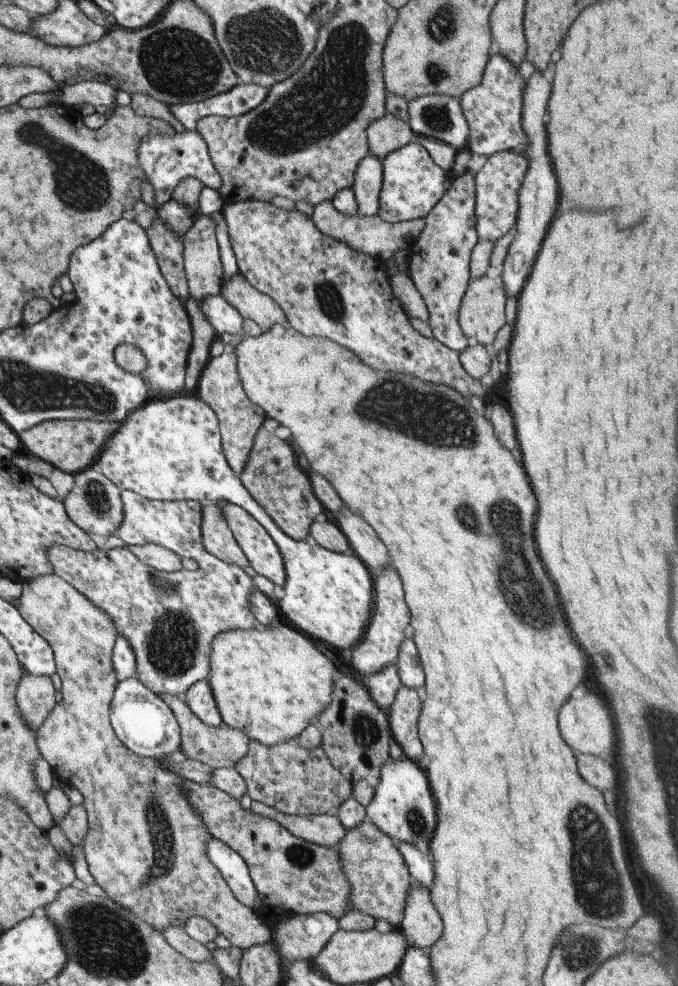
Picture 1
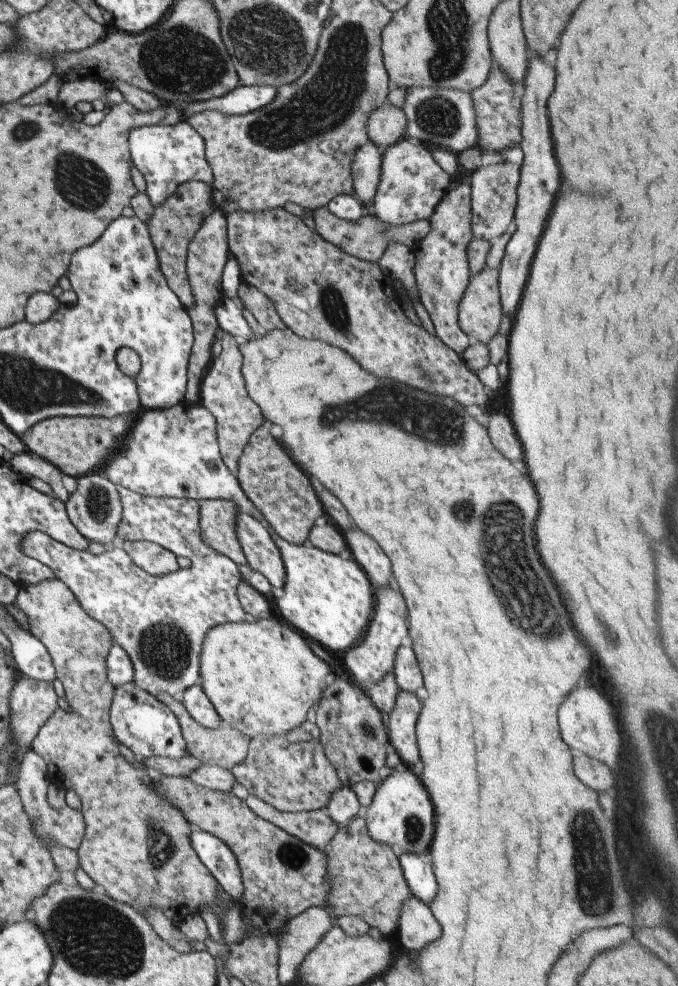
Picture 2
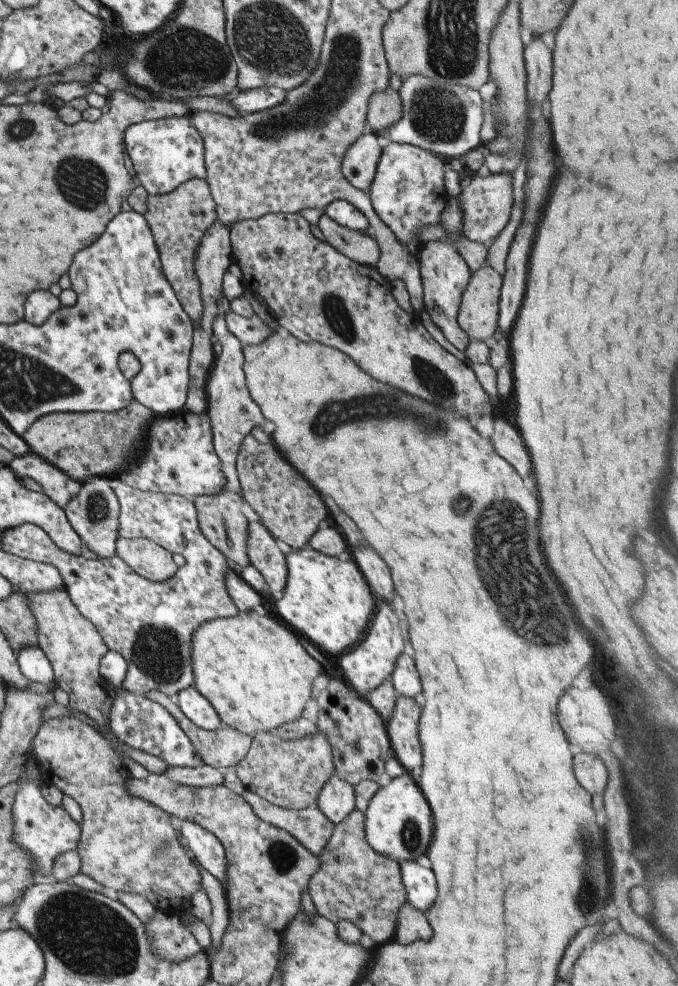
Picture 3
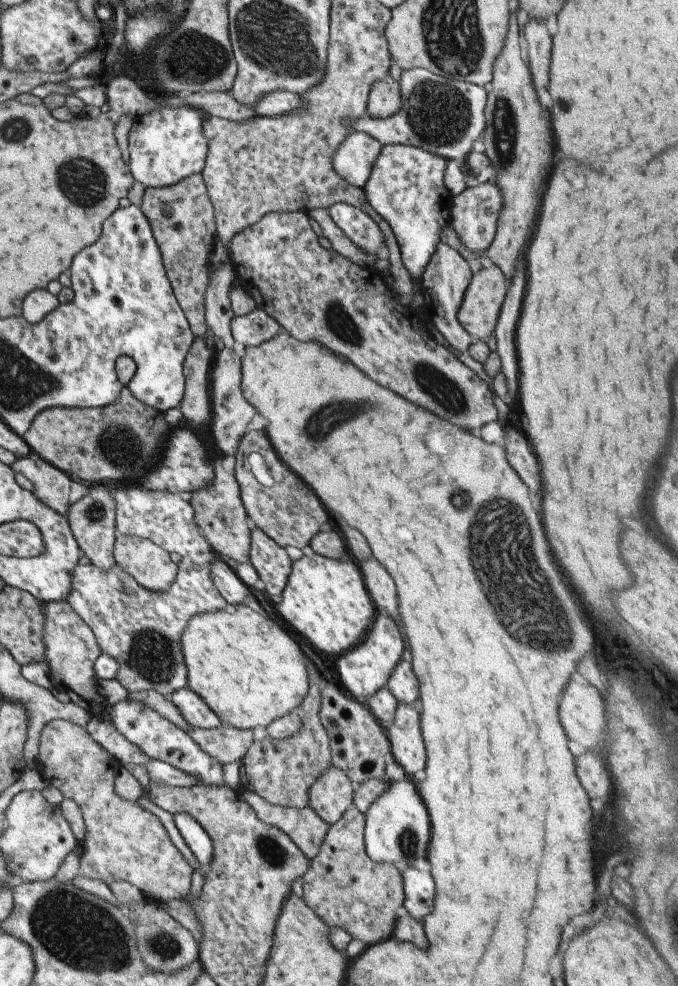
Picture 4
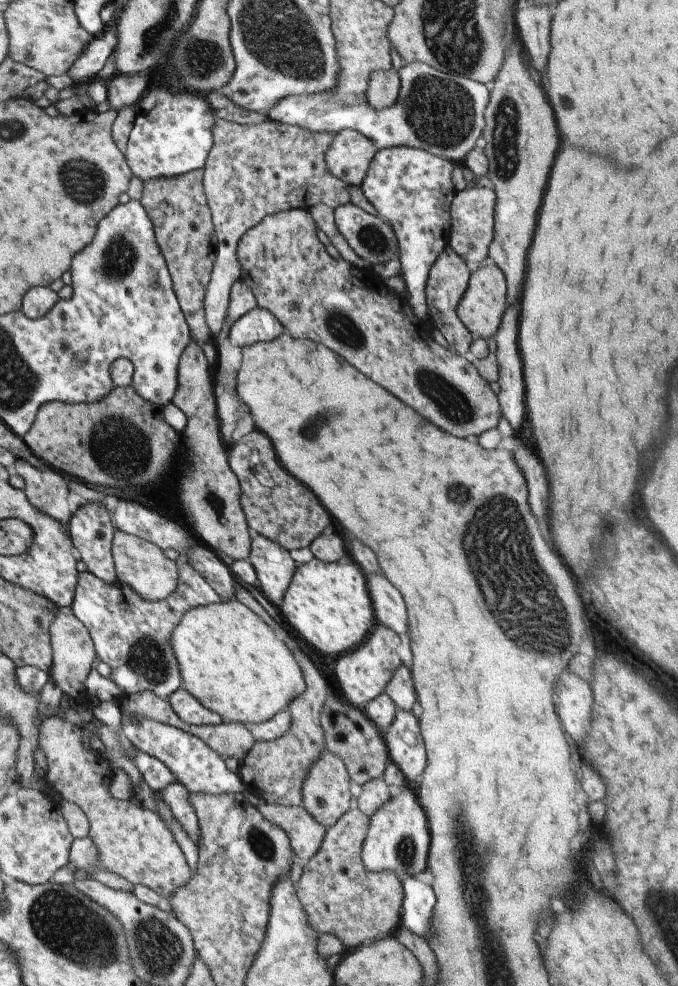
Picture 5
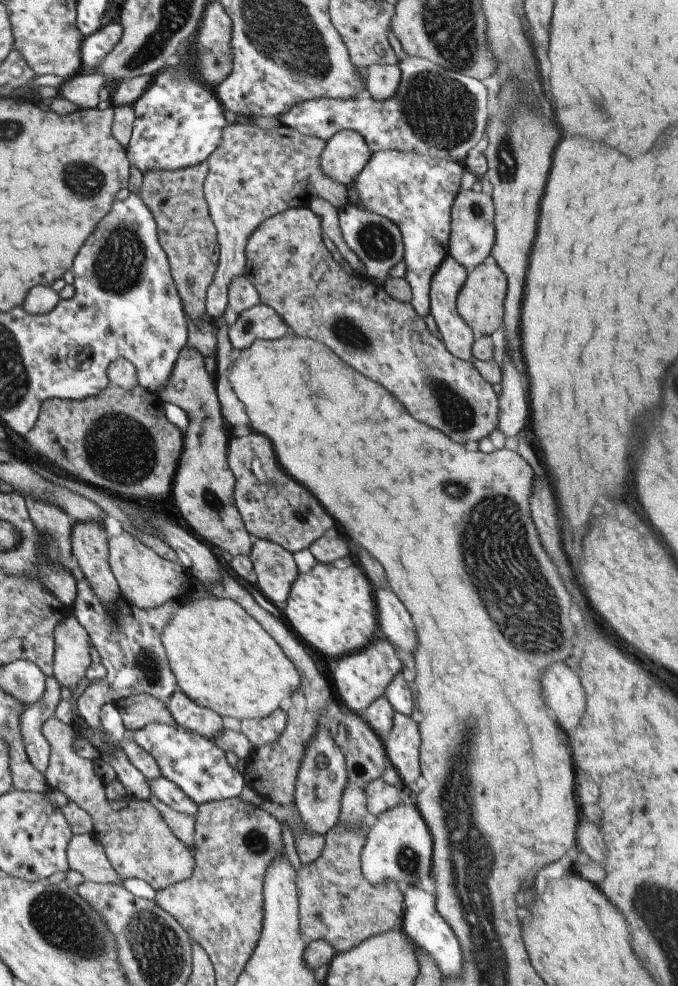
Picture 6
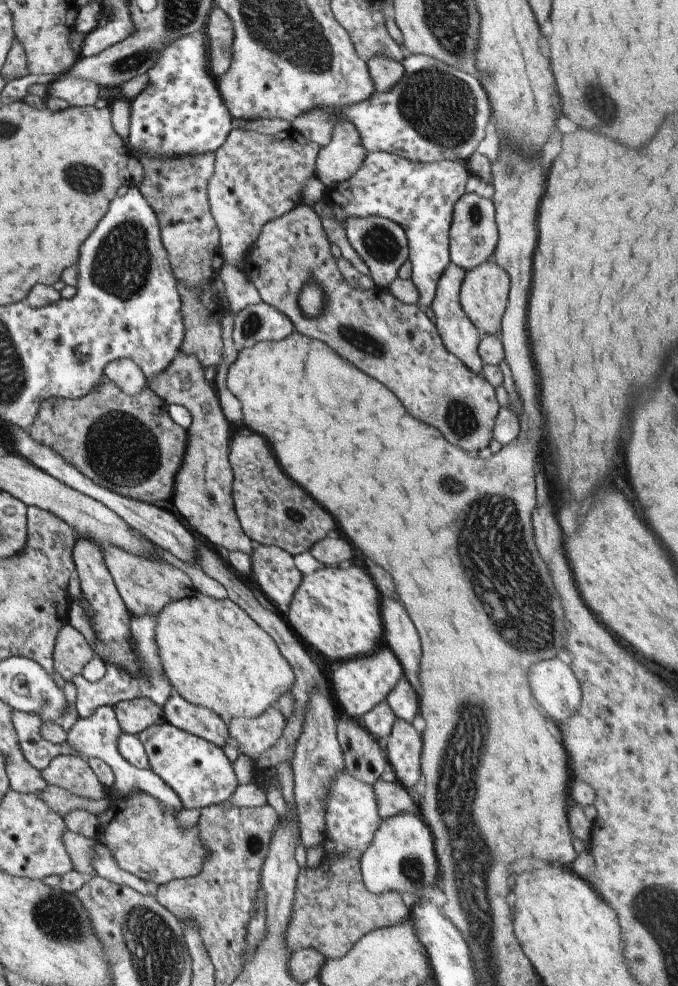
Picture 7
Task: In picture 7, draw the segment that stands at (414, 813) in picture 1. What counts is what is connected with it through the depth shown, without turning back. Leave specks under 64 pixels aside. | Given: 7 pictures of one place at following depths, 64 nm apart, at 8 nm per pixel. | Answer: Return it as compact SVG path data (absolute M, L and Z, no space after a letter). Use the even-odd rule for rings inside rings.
M411 812L382 818L369 846L361 852L358 861L363 884L371 894L395 890L414 902L415 898L424 898L425 886L436 882L437 865L430 830L421 818Z

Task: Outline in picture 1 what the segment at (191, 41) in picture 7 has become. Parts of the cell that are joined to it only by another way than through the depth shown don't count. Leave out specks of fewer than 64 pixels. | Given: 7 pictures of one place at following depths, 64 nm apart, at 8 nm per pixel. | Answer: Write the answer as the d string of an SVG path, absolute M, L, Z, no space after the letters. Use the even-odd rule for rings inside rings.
M185 130L181 134L173 133L173 136L149 134L149 136L143 136L137 144L139 144L137 162L139 162L141 170L143 170L143 178L153 188L155 209L163 206L170 199L175 186L187 176L197 178L202 182L203 186L213 188L217 192L221 188L221 178L219 178L219 174L217 174L209 160L205 142L197 132Z

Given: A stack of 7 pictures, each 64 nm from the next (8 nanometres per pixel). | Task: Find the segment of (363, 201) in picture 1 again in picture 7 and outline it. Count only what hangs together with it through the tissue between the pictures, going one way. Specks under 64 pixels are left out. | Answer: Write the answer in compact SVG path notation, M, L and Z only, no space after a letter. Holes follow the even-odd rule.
M337 120L328 143L321 147L315 177L324 187L345 182L359 170L365 155L355 128L347 120Z

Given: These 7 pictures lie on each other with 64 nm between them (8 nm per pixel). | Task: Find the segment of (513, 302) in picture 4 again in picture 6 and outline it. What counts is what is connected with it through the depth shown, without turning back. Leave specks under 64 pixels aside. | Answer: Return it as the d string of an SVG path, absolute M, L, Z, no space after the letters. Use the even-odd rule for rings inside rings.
M504 344L504 361L501 368L501 380L499 382L501 389L498 394L498 413L497 413L497 430L505 436L506 440L515 436L523 422L525 422L525 392L521 390L521 378L511 360L507 360L507 350Z

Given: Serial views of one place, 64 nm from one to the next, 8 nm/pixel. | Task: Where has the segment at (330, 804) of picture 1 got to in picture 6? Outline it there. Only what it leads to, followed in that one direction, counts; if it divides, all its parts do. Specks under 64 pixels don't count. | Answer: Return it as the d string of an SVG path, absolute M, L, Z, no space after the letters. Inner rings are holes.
M223 565L222 567L224 567L223 576L221 576L219 582L221 582L225 597L237 602L279 644L279 648L283 650L287 660L290 660L291 664L295 666L295 670L301 678L299 688L293 692L285 705L286 725L283 732L275 742L252 749L250 756L244 760L245 768L242 772L245 786L251 788L261 799L267 799L274 804L290 805L295 800L295 796L293 796L295 776L297 776L297 770L299 770L299 764L301 764L301 758L303 758L303 750L311 742L311 738L317 730L320 714L324 710L326 702L331 698L330 688L323 676L317 672L315 664L311 661L301 643L295 639L295 634L288 629L287 624L286 626L283 625L280 620L261 608L249 595L249 592L235 580L235 576L230 573L226 566Z

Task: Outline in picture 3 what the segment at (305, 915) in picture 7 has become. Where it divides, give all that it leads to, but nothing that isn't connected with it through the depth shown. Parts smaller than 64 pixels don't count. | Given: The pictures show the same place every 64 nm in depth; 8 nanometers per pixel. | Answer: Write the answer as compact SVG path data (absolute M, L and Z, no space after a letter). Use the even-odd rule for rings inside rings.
M359 809L353 810L345 820L334 825L333 832L318 854L319 870L309 878L307 894L315 912L333 923L339 920L353 922L361 930L361 935L369 936L376 946L393 939L396 929L397 911L406 902L406 892L401 882L398 863L387 856L375 854L364 836L364 818Z

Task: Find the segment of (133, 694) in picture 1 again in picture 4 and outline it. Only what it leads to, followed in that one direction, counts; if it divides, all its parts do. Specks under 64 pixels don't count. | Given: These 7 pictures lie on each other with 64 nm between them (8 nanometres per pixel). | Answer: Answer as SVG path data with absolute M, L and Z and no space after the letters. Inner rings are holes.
M128 697L120 700L110 706L108 720L127 742L135 745L148 758L167 763L177 770L183 770L185 774L191 774L197 780L197 785L227 787L223 780L223 768L213 758L209 758L184 730L177 728L145 704L133 702Z

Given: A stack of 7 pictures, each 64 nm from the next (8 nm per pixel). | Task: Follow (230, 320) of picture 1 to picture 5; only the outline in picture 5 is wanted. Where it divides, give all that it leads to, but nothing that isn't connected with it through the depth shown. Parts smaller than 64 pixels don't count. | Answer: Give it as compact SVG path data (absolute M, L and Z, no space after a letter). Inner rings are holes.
M255 305L229 326L225 337L228 342L239 347L255 344L257 340L273 340L285 330L275 320L275 316Z

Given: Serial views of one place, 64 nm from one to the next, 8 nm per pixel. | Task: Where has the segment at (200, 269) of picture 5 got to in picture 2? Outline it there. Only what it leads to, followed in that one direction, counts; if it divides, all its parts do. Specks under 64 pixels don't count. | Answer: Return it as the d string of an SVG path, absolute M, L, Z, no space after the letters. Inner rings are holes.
M185 181L175 188L173 194L165 202L155 206L151 218L146 222L147 234L149 234L153 250L159 261L159 270L163 274L167 286L185 310L193 308L193 304L195 304L191 286L189 286L187 274L185 274L187 246L189 246L189 240L193 238L193 234L197 232L199 224L211 214L211 199L210 185L199 181Z

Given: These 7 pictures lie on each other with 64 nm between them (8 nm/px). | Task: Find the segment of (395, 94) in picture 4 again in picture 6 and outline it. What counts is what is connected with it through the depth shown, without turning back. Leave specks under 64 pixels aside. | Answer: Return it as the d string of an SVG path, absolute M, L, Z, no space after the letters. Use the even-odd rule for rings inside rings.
M370 64L364 70L365 94L371 100L387 100L395 94L401 71L398 65Z

